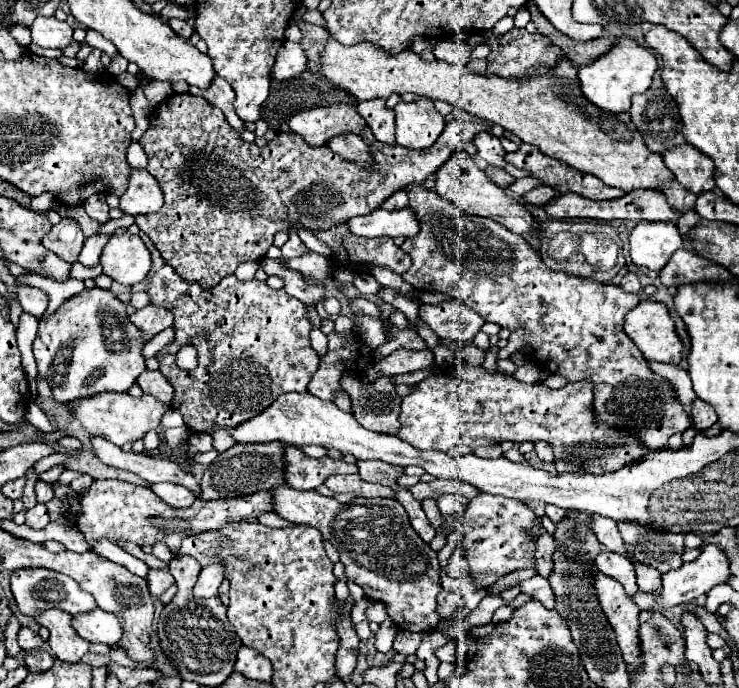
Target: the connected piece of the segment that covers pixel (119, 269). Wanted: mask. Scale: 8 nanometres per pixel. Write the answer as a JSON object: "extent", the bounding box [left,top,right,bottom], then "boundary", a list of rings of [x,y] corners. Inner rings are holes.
{"extent":[100,235,152,285],"boundary":[[[112,235],[102,249],[100,265],[104,273],[122,285],[134,285],[146,279],[152,261],[150,251],[138,235]]]}

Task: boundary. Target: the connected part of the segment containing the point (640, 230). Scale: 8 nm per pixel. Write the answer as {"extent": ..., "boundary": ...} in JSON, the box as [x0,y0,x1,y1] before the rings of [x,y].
{"extent":[630,221,684,271],"boundary":[[[640,221],[630,233],[630,259],[638,267],[660,271],[674,251],[684,247],[684,239],[674,223]]]}

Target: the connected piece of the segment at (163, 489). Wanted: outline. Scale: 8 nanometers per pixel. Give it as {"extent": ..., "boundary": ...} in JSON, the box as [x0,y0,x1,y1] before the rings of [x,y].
{"extent":[152,483,196,509],"boundary":[[[174,483],[152,485],[152,491],[174,509],[186,509],[196,501],[196,495],[192,495],[192,491],[188,491],[180,485],[174,485]]]}

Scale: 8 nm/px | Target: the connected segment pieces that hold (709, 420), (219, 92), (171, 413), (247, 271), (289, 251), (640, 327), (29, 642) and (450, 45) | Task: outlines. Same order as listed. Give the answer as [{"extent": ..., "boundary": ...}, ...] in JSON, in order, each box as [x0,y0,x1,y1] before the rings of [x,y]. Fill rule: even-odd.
[{"extent":[692,399,718,431],"boundary":[[[696,399],[696,401],[694,401],[694,405],[692,405],[692,415],[694,415],[694,425],[696,425],[698,431],[710,429],[710,427],[718,421],[716,411],[712,411],[712,407],[708,407],[708,403],[704,403],[702,399]]]},{"extent":[189,77,244,131],"boundary":[[[222,77],[212,79],[212,83],[210,83],[208,89],[201,90],[198,87],[191,86],[189,93],[195,96],[202,96],[208,103],[212,103],[214,107],[222,109],[226,121],[236,131],[244,131],[244,125],[242,125],[242,121],[238,119],[238,115],[236,115],[236,111],[232,107],[232,103],[234,103],[234,91],[232,91],[232,87]]]},{"extent":[156,409,184,447],"boundary":[[[168,409],[168,411],[164,413],[164,417],[162,417],[162,421],[160,421],[158,429],[156,429],[156,433],[158,433],[158,437],[160,437],[160,447],[166,443],[162,429],[170,429],[170,427],[184,427],[182,415],[180,415],[178,411],[174,411],[174,409]]]},{"extent":[236,261,260,281],"boundary":[[[246,261],[246,263],[242,263],[242,265],[238,265],[238,269],[236,269],[236,277],[240,279],[240,281],[248,281],[248,279],[252,279],[254,277],[254,273],[256,273],[256,269],[260,267],[260,263],[258,261]]]},{"extent":[282,231,308,259],"boundary":[[[290,231],[290,237],[288,237],[288,241],[282,245],[282,257],[284,259],[292,259],[292,257],[302,257],[302,255],[306,255],[308,253],[308,247],[300,241],[300,237],[298,237],[298,233],[296,231]]]},{"extent":[624,299,682,363],"boundary":[[[654,299],[640,301],[632,311],[628,311],[624,331],[648,361],[680,363],[682,343],[664,303]]]},{"extent":[16,627,42,651],"boundary":[[[20,627],[16,639],[18,639],[18,645],[20,645],[24,651],[34,651],[34,649],[40,649],[40,645],[42,645],[40,635],[34,633],[34,631],[30,631],[28,627]]]},{"extent":[434,37,472,67],"boundary":[[[464,37],[460,39],[450,39],[450,41],[442,41],[434,47],[434,55],[440,61],[458,65],[458,67],[466,67],[470,61],[470,53],[472,53],[472,45],[466,43]]]}]

